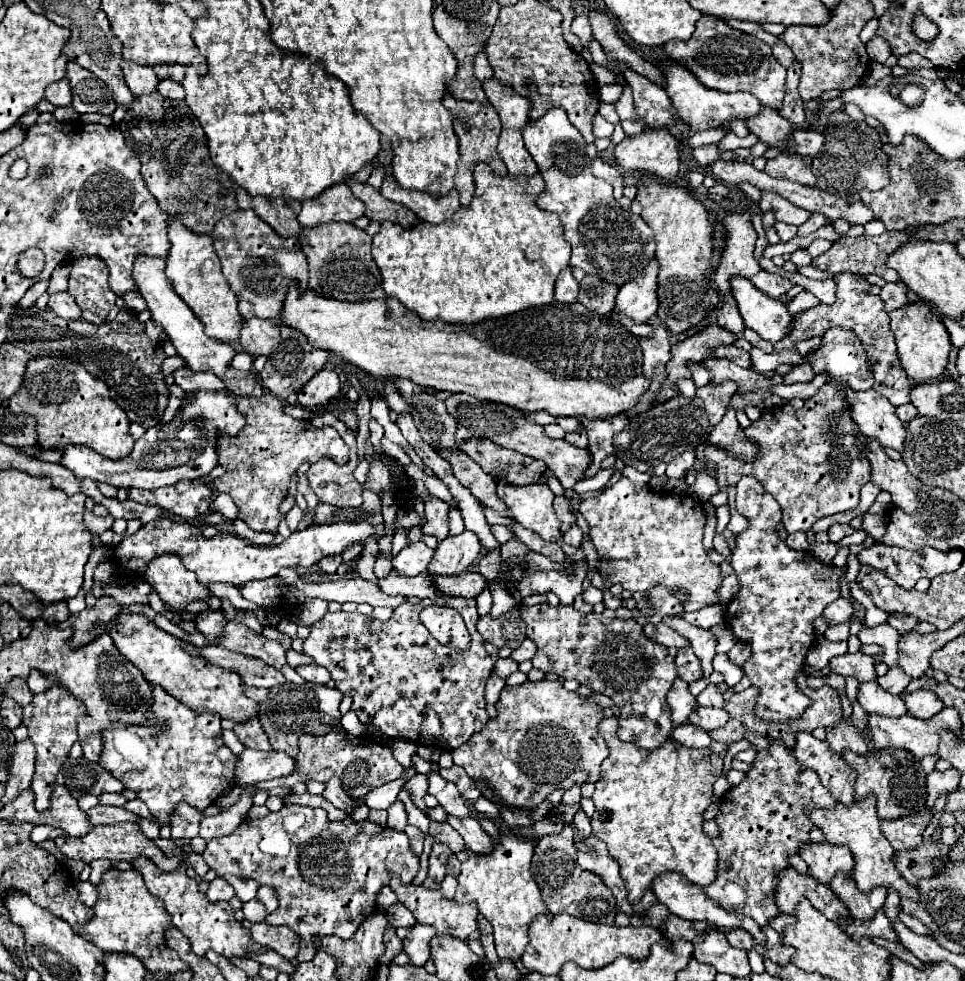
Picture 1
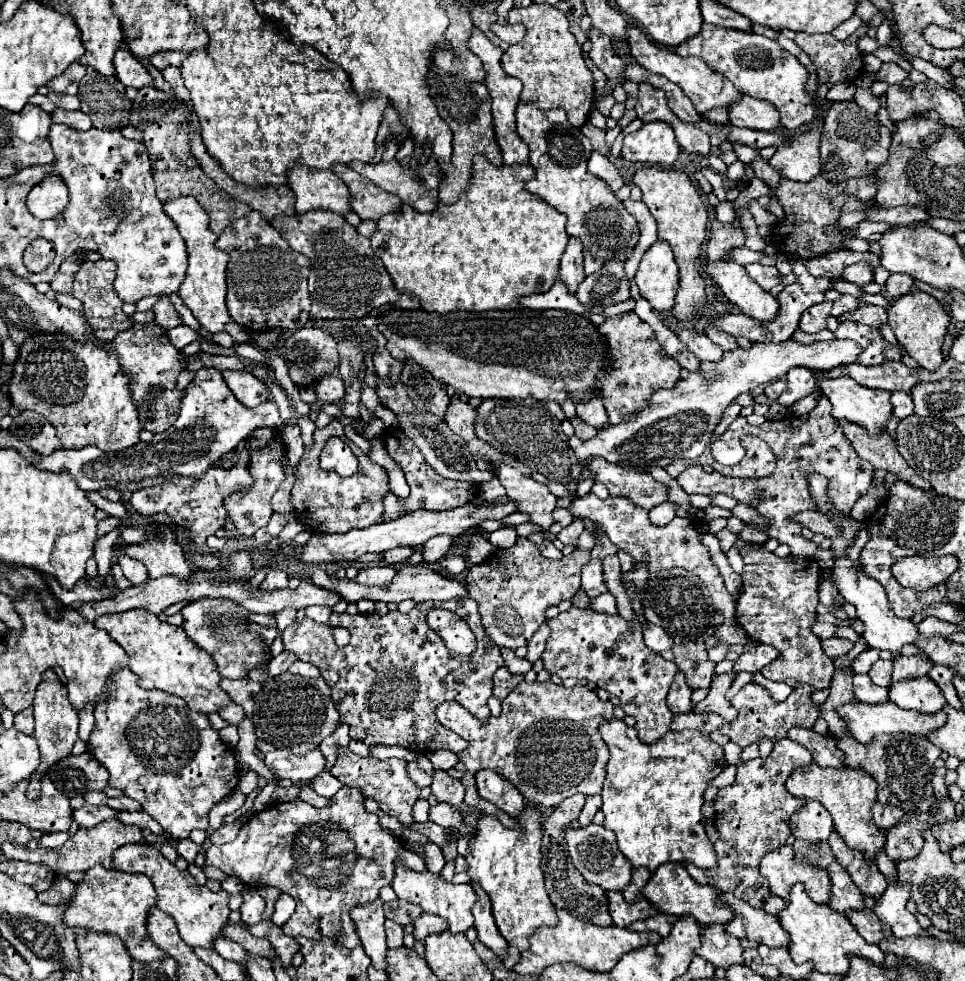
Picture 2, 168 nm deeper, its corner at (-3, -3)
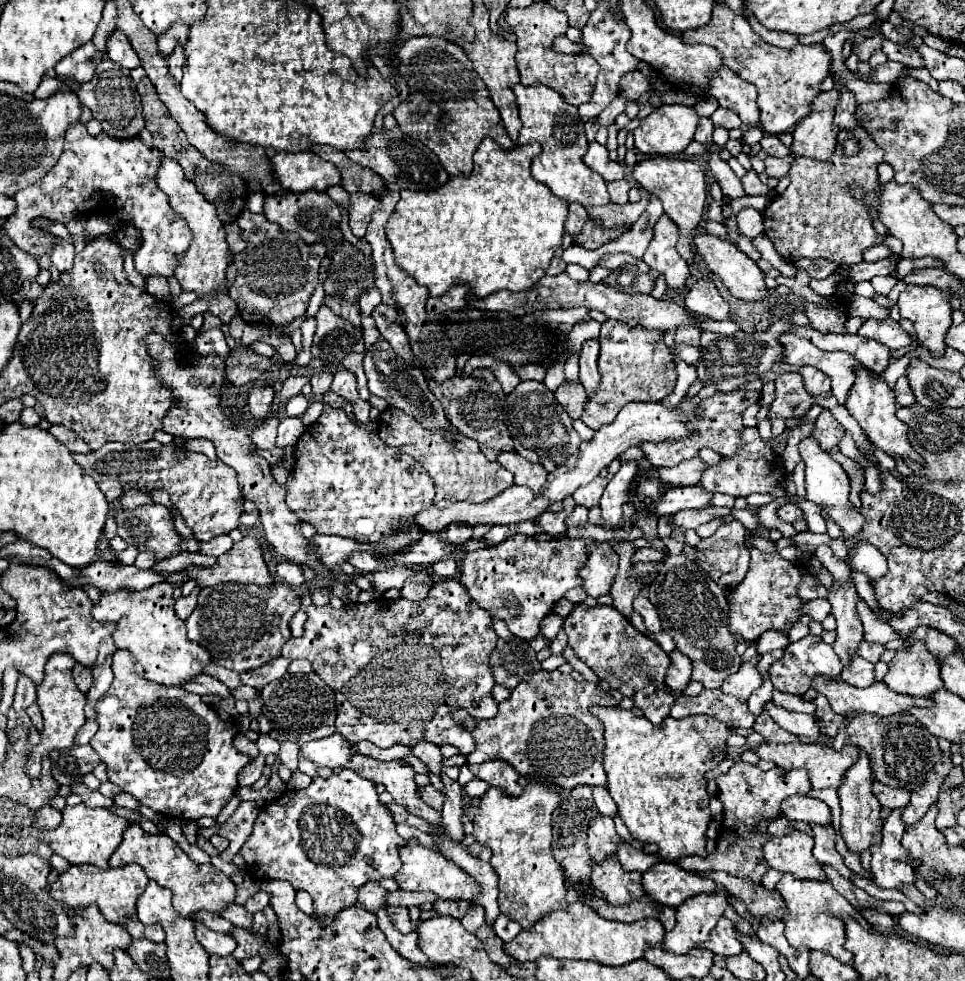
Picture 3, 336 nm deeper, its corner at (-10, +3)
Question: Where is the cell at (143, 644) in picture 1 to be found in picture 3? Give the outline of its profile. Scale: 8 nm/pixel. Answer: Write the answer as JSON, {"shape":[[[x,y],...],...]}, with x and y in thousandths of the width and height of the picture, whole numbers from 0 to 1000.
{"shape":[[[175,593],[161,595],[146,603],[107,603],[103,614],[96,618],[96,630],[103,634],[119,634],[121,640],[117,644],[119,659],[123,663],[134,663],[140,673],[140,685],[146,691],[169,699],[188,699],[196,691],[210,685],[210,681],[219,675],[215,663],[210,663],[204,654],[194,652],[192,634],[185,632],[179,624],[179,597]]]}

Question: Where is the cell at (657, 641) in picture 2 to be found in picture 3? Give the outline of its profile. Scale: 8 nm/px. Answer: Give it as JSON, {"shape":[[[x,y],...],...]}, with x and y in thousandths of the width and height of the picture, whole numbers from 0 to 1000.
{"shape":[[[668,608],[658,610],[656,622],[666,630],[666,634],[668,634],[668,638],[670,638],[670,644],[679,646],[679,644],[685,644],[685,642],[687,642],[687,640],[685,640],[685,634],[683,634],[683,628],[681,628],[681,622],[679,622],[677,616],[673,614],[673,610],[668,610]]]}

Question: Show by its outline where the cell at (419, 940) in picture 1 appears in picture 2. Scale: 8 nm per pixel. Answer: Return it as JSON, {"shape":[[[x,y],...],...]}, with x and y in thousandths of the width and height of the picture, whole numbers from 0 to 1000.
{"shape":[[[437,932],[435,936],[431,936],[429,940],[429,958],[439,960],[441,954],[452,952],[452,950],[460,950],[464,946],[464,942],[450,932]]]}

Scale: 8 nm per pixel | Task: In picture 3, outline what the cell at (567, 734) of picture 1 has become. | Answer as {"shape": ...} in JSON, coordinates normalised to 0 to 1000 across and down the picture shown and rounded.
{"shape":[[[559,683],[552,687],[550,695],[540,695],[530,709],[517,718],[517,728],[513,732],[490,734],[478,722],[467,724],[467,730],[482,736],[492,750],[494,765],[484,771],[486,779],[519,773],[550,795],[577,799],[590,805],[600,799],[627,801],[629,797],[625,785],[625,738],[612,730],[610,722],[615,718],[639,718],[639,714],[621,697],[608,693],[598,695],[579,683]]]}

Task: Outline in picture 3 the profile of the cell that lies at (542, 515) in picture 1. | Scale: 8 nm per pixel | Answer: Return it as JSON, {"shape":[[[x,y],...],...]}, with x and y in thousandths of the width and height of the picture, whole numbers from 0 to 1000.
{"shape":[[[519,461],[515,469],[534,485],[534,493],[546,493],[550,499],[554,499],[554,504],[559,504],[567,489],[567,479],[561,473],[552,473],[536,461]]]}

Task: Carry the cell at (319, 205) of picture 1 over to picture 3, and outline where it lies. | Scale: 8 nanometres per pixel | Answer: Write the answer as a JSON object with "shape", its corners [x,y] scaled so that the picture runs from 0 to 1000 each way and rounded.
{"shape":[[[277,153],[277,161],[281,163],[281,171],[283,171],[283,177],[285,177],[285,183],[295,192],[295,194],[302,194],[302,196],[316,196],[316,194],[331,194],[331,196],[337,196],[341,190],[345,188],[351,188],[353,181],[351,181],[351,175],[349,171],[343,167],[343,165],[337,165],[333,163],[331,159],[326,159],[322,153],[312,153],[312,155],[297,155],[297,153]]]}

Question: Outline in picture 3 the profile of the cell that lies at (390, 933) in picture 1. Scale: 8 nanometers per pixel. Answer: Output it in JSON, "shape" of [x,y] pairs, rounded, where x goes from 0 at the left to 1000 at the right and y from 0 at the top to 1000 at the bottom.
{"shape":[[[403,924],[403,934],[407,936],[407,942],[411,944],[413,950],[426,950],[426,948],[428,948],[428,946],[426,946],[426,938],[424,938],[422,926],[418,926],[418,924],[407,926],[407,924]]]}

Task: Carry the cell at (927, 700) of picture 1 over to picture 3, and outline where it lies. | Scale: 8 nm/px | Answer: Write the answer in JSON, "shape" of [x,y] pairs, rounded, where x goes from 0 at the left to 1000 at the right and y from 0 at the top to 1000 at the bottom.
{"shape":[[[946,652],[944,659],[934,659],[927,663],[927,671],[921,675],[917,697],[925,705],[956,712],[963,712],[969,703],[977,701],[973,677],[954,652]]]}

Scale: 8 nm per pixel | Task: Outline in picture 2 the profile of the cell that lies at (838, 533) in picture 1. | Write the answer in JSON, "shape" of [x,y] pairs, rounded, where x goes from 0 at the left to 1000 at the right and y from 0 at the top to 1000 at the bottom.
{"shape":[[[835,520],[835,522],[829,522],[823,526],[825,532],[833,534],[835,538],[839,538],[841,542],[850,542],[854,544],[856,548],[866,548],[870,546],[870,538],[866,538],[866,534],[852,522],[846,522],[846,520]]]}

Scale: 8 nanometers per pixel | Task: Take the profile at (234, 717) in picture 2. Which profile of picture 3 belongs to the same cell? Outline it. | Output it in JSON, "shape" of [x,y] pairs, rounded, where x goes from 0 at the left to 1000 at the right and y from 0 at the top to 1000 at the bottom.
{"shape":[[[206,687],[206,691],[198,691],[198,695],[194,695],[194,699],[188,699],[188,701],[194,705],[200,705],[200,707],[206,707],[206,709],[210,709],[210,707],[225,707],[229,712],[237,709],[237,701],[215,687]]]}

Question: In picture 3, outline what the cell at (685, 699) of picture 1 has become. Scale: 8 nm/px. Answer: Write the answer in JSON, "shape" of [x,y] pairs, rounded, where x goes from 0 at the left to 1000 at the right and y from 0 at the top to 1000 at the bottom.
{"shape":[[[702,661],[695,665],[695,679],[691,681],[689,695],[699,707],[706,707],[706,703],[716,695],[716,673]]]}

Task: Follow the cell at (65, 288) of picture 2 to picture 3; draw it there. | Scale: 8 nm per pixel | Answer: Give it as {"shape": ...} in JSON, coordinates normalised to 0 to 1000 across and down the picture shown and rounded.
{"shape":[[[59,243],[59,245],[57,245],[57,251],[55,251],[55,255],[53,255],[53,267],[59,271],[61,277],[74,275],[74,271],[76,271],[76,261],[78,261],[76,247],[74,247],[74,245],[67,245],[67,243]]]}

